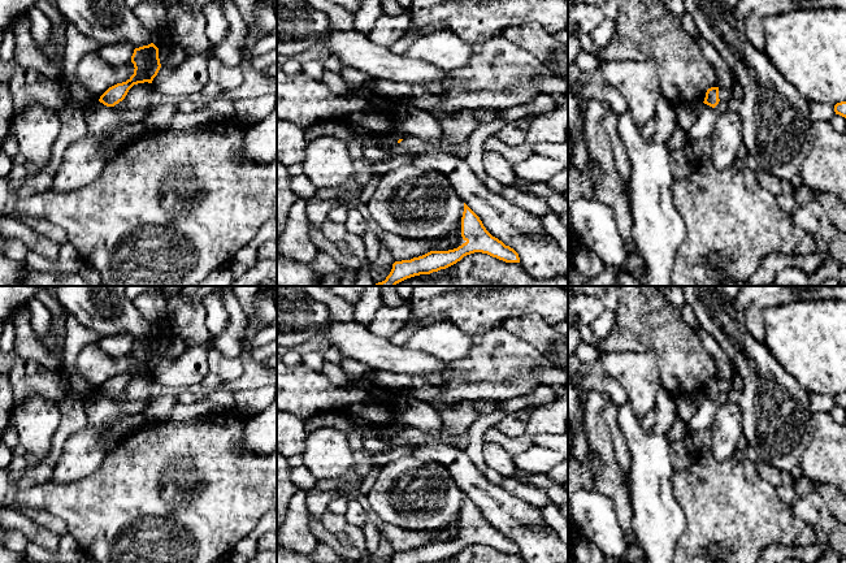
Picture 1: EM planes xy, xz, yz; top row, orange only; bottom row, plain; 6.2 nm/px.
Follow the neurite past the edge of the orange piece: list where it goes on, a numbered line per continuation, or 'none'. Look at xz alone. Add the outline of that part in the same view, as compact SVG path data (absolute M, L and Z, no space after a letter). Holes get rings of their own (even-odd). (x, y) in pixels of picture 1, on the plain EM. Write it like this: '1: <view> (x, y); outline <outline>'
none

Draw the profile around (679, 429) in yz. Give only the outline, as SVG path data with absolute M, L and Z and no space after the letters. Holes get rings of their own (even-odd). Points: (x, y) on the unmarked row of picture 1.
M678 417L673 420L671 428L665 433L665 437L671 443L681 441L687 436L690 436L687 432L687 423L682 421Z

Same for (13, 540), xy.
M4 528L4 532L4 540L0 543L12 550L13 553L25 555L26 547L29 546L29 541L26 540L26 537L21 532L14 529Z

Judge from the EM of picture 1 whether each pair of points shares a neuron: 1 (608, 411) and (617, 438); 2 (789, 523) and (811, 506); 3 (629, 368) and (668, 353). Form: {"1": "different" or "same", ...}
{"1": "same", "2": "different", "3": "different"}

